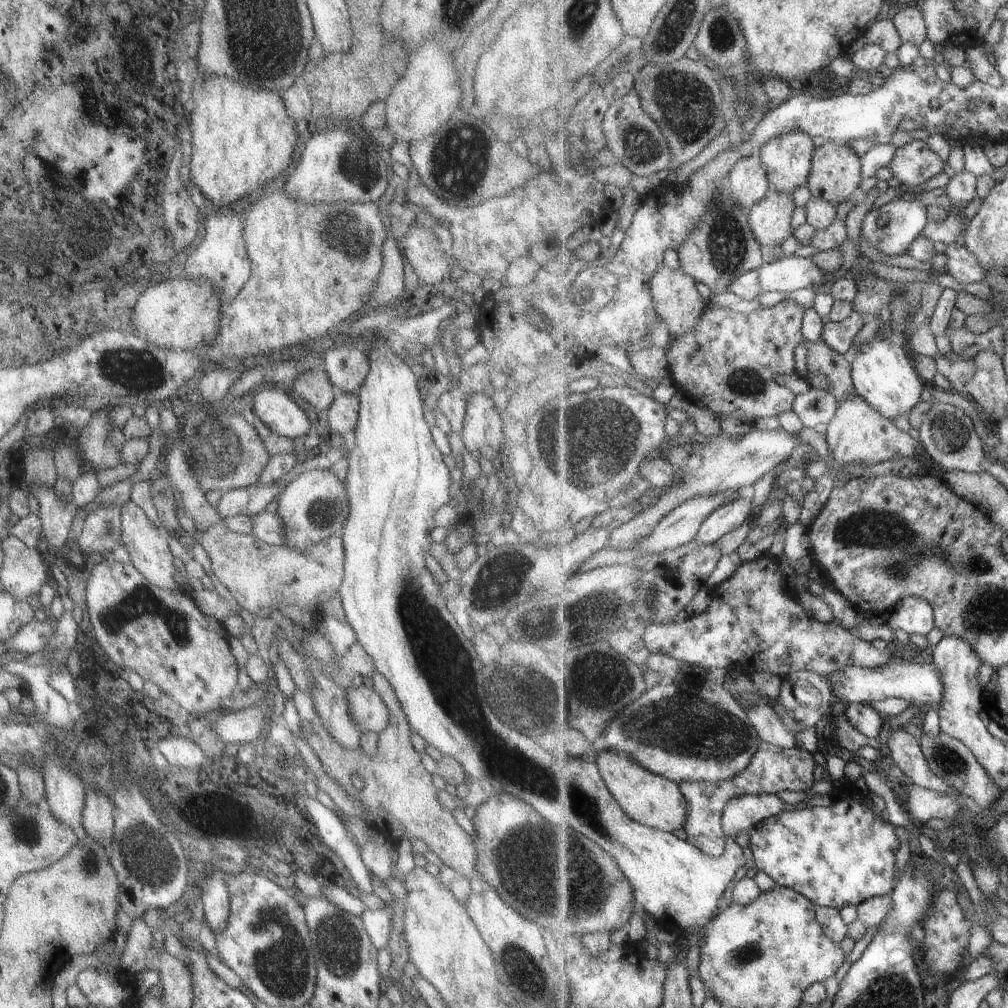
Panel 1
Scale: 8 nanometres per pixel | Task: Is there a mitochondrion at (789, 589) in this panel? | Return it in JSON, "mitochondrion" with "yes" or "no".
{"mitochondrion":"no"}

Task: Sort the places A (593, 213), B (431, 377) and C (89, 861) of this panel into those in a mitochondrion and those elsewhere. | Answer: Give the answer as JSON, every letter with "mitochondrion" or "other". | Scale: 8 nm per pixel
{"A":"other","B":"other","C":"mitochondrion"}

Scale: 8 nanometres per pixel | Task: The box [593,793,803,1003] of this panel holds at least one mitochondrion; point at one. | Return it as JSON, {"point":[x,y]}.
{"point":[744,956]}

